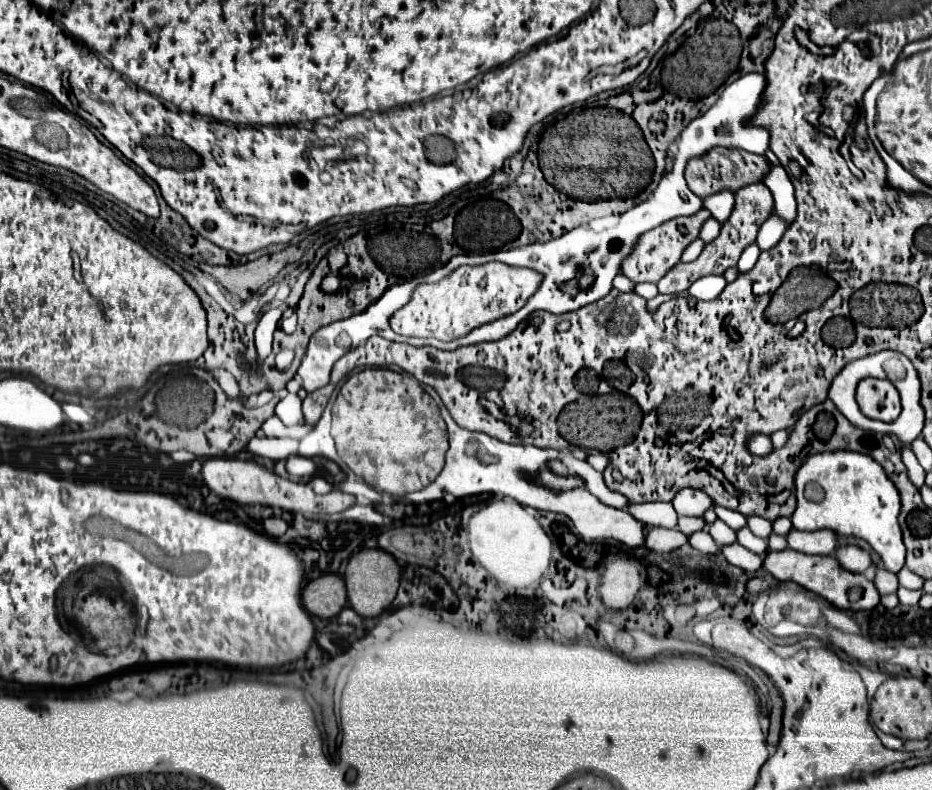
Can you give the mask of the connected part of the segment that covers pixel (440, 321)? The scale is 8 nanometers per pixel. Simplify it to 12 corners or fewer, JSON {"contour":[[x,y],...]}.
{"contour":[[501,262],[417,286],[403,336],[451,342],[517,312],[541,274]]}

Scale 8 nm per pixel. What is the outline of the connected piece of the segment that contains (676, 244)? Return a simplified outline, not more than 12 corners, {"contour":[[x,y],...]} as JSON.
{"contour":[[673,218],[623,260],[633,282],[659,282],[701,230]]}

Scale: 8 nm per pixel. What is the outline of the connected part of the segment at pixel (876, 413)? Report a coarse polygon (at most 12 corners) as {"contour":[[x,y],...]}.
{"contour":[[861,380],[857,404],[867,418],[893,422],[901,414],[889,380]]}

